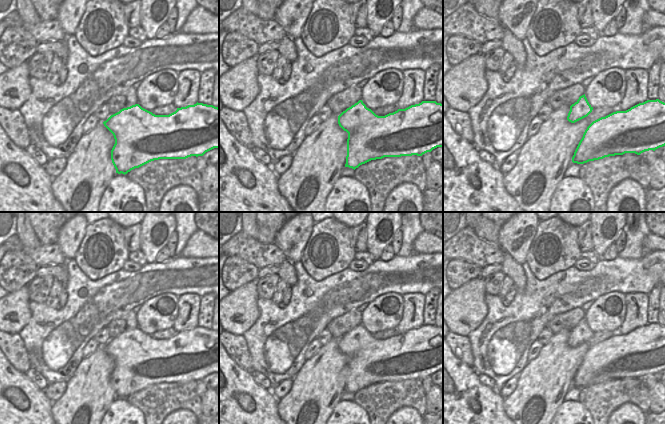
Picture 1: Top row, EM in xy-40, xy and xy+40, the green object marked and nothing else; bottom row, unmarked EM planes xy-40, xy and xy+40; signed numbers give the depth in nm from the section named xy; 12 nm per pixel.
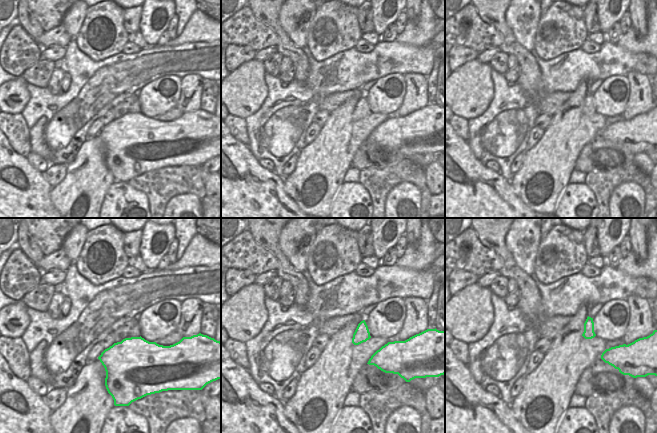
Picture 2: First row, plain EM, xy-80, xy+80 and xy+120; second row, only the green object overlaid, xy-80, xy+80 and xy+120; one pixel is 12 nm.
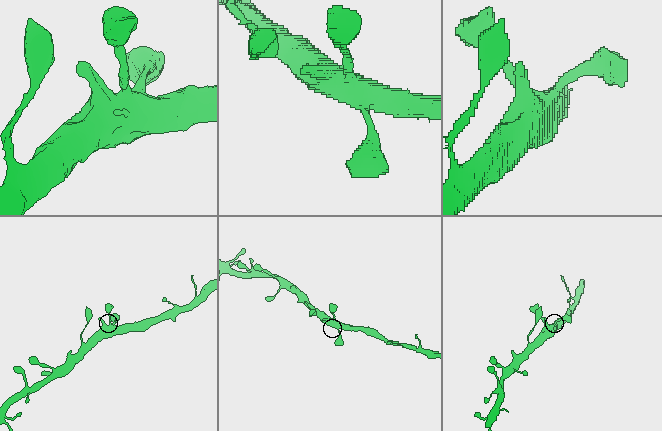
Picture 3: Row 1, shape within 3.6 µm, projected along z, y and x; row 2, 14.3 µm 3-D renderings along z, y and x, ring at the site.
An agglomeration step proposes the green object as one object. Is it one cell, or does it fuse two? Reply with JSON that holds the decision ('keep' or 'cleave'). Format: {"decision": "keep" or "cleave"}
{"decision": "keep"}

